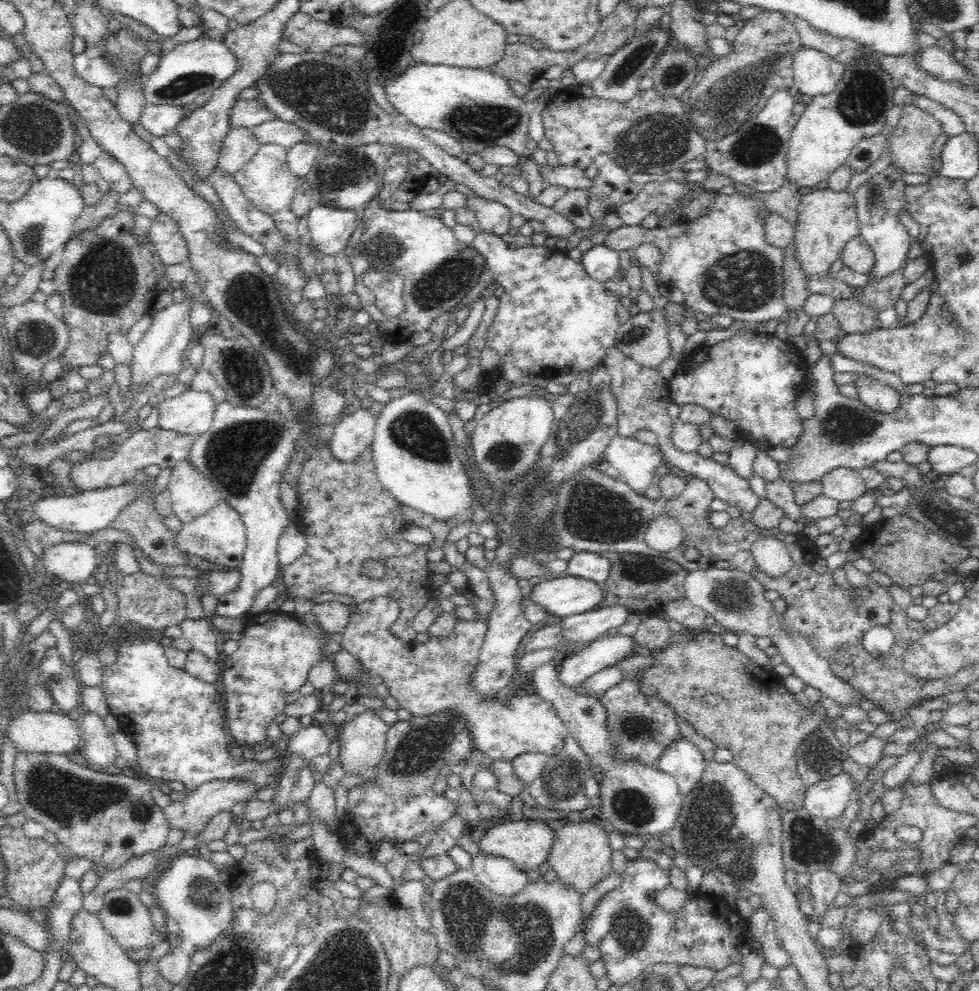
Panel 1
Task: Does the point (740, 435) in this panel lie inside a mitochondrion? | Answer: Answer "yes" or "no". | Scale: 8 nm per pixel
no

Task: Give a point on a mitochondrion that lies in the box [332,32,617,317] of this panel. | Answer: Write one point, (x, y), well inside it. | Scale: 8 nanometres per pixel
(480, 125)

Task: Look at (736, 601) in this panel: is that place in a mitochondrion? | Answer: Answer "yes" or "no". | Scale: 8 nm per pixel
yes

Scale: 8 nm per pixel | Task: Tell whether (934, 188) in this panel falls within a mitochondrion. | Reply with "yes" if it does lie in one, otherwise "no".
no

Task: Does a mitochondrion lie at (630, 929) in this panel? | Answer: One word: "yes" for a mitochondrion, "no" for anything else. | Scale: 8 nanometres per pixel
yes

